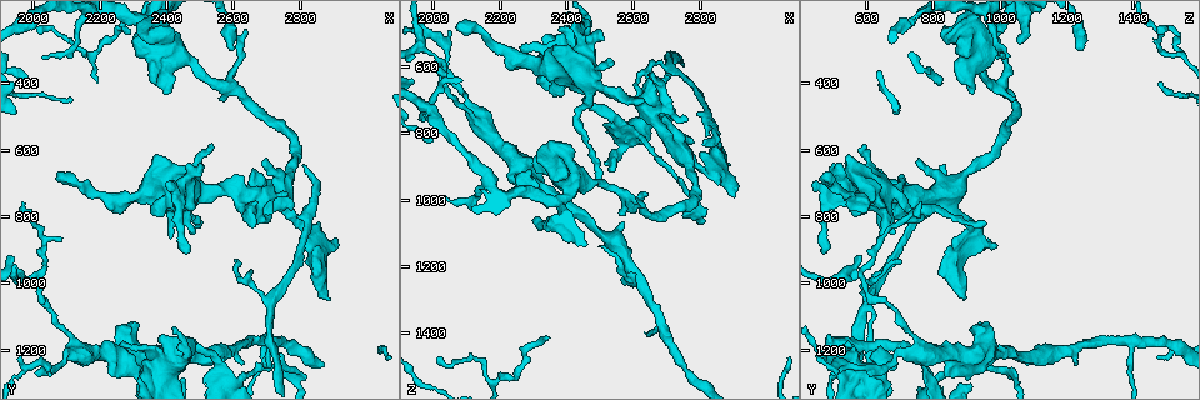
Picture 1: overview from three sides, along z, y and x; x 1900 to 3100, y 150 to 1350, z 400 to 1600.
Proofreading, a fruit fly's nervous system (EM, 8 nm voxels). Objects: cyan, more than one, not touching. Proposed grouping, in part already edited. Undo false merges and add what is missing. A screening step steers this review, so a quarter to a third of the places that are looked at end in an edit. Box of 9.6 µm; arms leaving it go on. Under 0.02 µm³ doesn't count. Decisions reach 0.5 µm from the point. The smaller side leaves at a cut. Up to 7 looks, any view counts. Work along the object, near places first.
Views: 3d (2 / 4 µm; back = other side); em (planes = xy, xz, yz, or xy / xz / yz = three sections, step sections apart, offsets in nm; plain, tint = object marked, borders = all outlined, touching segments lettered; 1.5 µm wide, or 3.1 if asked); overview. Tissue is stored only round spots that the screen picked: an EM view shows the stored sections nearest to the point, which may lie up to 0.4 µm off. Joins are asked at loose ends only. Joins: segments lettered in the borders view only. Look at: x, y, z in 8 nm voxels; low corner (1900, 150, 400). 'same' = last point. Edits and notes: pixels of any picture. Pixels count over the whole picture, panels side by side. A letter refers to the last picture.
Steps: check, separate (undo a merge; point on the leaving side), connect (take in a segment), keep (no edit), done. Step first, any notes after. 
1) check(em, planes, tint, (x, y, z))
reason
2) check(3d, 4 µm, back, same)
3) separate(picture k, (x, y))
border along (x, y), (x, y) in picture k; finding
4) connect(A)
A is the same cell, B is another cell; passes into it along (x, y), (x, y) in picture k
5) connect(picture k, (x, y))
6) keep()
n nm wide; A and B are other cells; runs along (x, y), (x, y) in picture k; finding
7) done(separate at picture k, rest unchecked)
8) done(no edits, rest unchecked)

check(em, yz, step 8, tint, (2520, 660, 520))
branch stops here

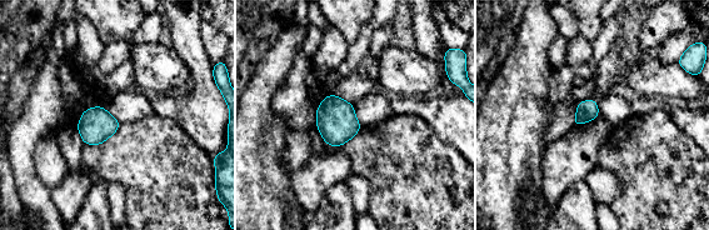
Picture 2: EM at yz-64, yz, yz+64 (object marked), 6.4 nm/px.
check(em, yz, step 8, borders, same)
what lies round it

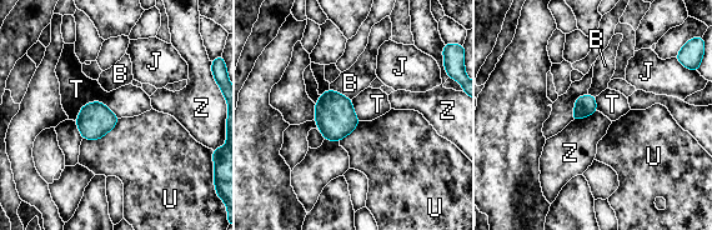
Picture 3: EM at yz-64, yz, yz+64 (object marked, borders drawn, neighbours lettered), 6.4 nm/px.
keep()
B, J, T, U and Z are other cells; border along (596, 110), (572, 121) in picture 3; no lettered segment goes on from it

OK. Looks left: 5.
check(3d, 4 µm, back, (2690, 1230, 650))
tapers out

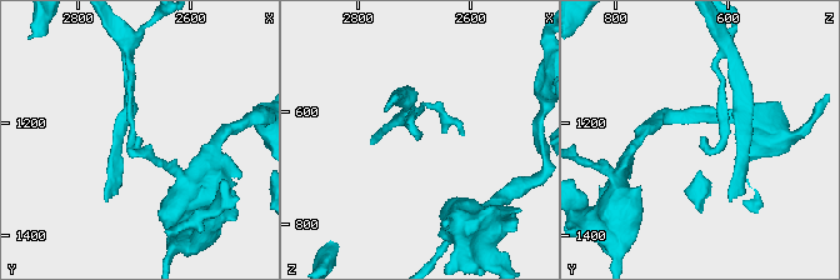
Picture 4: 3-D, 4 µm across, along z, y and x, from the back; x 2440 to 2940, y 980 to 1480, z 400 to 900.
check(em, planes, borders, (2685, 1225, 645))
need the tissue

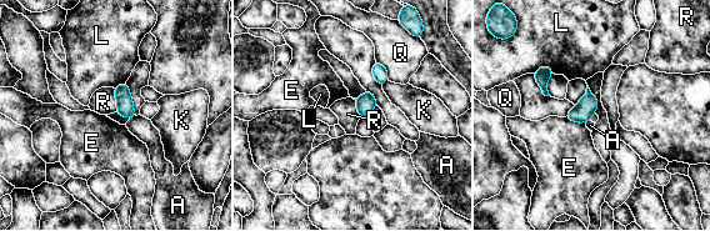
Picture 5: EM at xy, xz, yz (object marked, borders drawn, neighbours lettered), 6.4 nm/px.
keep()
Q touches over 170 nm; A, E, K, L, Q and R are other cells; border along (554, 71), (540, 66), (533, 73) in picture 5; no lettered segment goes on from it

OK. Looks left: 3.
check(3d, 4 µm, (2390, 1160, 490))
branch stops here

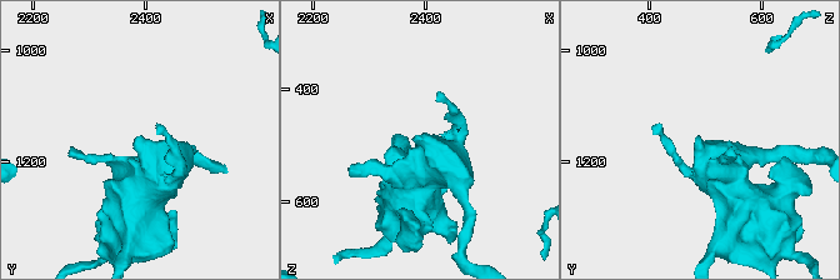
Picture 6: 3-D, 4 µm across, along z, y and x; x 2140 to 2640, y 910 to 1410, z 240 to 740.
check(em, planes, borders, (2395, 1155, 485))

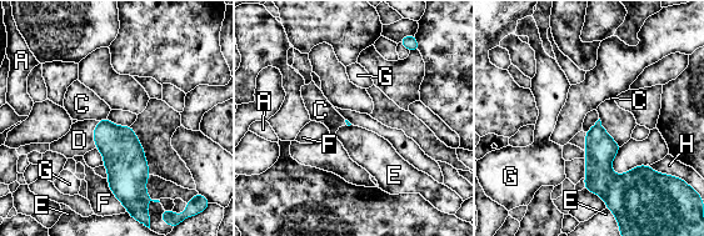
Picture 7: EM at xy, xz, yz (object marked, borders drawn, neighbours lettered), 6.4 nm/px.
connect(picture 7, (79, 140))
E touches over 240 nm; D is the same cell, A, C, E, F, G and H are other cells; it goes on there

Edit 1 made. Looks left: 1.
done(connect at picture 7, rest unchecked)

